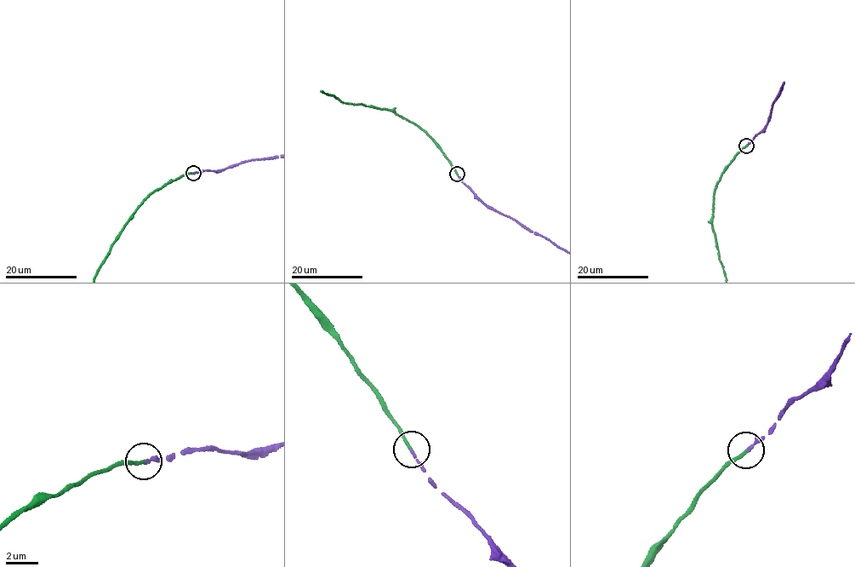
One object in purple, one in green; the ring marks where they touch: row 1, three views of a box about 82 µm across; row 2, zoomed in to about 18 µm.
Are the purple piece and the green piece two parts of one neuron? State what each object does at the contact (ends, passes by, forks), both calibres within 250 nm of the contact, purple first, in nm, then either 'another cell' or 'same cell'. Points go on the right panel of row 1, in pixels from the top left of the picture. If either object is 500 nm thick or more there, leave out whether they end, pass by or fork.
purple ends | green ends | 130/180 nm | same cell

